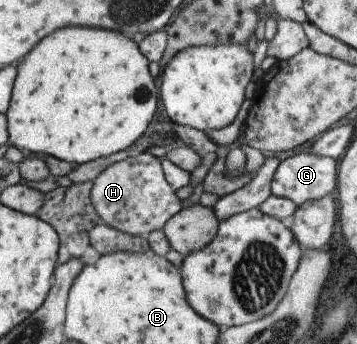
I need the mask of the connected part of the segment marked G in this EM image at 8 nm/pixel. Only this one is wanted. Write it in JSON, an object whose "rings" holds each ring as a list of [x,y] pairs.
{"rings":[[[297,153],[283,158],[273,172],[270,181],[270,193],[277,197],[290,199],[296,206],[303,202],[322,198],[336,187],[336,163],[329,156],[314,153]]]}

